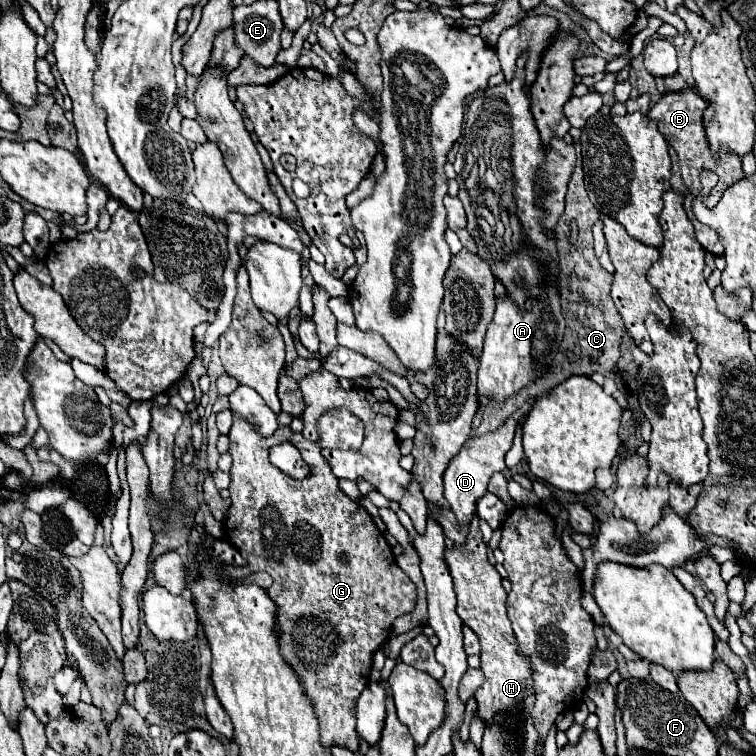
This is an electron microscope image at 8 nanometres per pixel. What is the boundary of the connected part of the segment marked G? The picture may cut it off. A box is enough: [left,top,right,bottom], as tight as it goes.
[223,409,415,753]

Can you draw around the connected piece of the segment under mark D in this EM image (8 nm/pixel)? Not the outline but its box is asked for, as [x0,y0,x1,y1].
[443,401,533,525]

